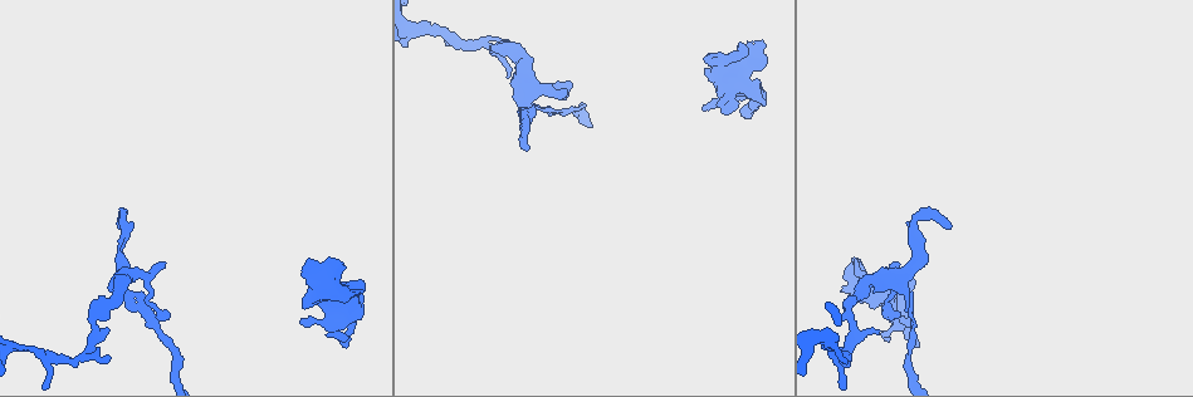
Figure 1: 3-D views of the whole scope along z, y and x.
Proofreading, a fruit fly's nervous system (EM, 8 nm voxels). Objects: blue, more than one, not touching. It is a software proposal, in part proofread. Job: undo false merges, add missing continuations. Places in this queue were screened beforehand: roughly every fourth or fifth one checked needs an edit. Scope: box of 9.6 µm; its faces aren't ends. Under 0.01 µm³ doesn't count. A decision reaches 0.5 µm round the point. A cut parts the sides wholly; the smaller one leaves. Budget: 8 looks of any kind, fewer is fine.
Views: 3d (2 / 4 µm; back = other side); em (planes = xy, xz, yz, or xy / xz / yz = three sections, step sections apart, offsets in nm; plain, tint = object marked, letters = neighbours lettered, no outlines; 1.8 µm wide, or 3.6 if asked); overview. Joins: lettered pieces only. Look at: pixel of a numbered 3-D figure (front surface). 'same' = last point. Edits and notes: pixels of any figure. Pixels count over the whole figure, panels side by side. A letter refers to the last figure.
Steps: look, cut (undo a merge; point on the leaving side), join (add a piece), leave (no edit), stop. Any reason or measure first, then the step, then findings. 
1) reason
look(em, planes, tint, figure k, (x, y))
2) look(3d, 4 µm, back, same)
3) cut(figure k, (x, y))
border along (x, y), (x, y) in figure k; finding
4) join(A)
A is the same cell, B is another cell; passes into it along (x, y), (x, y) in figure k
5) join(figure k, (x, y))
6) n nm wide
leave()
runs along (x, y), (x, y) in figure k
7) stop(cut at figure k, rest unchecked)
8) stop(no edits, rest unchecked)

a narrow waist
look(em, xy, step 4, letters, figure 1, (16, 346))

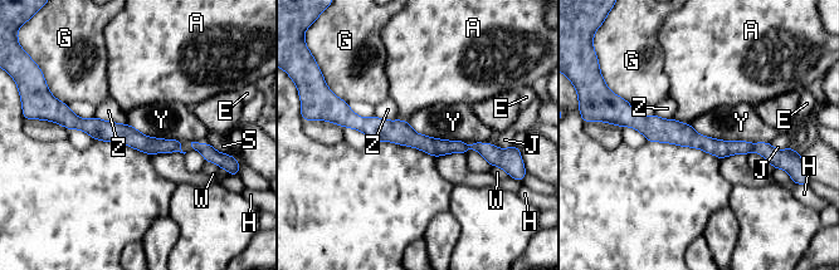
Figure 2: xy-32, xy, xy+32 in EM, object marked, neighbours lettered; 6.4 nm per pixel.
Y touches over 500 nm
leave()
A, E, G, H, J, S, W, Y and Z are other cells; all the same neuron

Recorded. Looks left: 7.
look(em, planes, letters, figure 1, (122, 276))

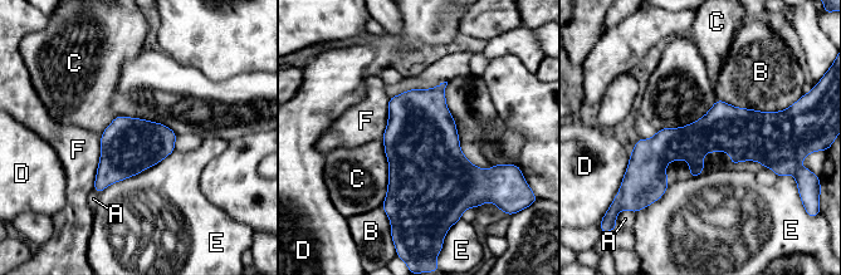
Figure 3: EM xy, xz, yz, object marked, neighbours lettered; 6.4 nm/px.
leave()
A, B, C, D, E and F are other cells; runs along (776, 129), (717, 131), (631, 165) in figure 3; all the same neuron

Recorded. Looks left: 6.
branch stops here
look(em, planes, letters, figure 1, (527, 150))

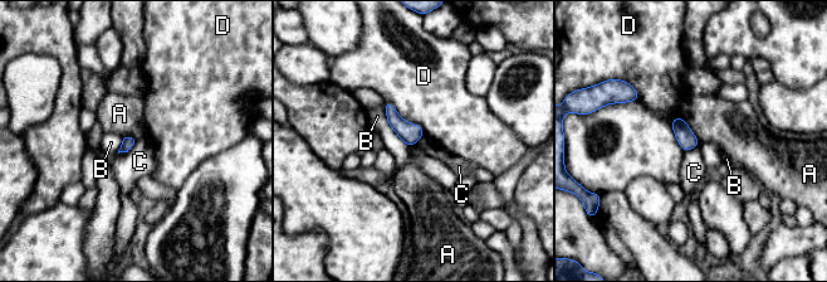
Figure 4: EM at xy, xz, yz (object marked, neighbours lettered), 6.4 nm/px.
leave()
A, B, C and D are other cells; border along (680, 116), (699, 144) in figure 4; none of them fits

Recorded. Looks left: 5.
look(em, planes, letters, figure 1, (850, 338))

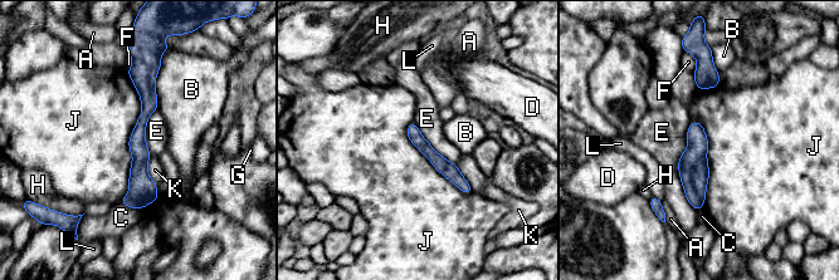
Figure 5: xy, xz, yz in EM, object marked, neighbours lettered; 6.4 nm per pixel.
90 nm wide
leave()
A, B, C, D, E, F, G, H, J, K and L are other cells; runs along (142, 65), (146, 113), (135, 205) in figure 5; all the same neuron

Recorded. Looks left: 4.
stop(no edits, rest unchecked)

